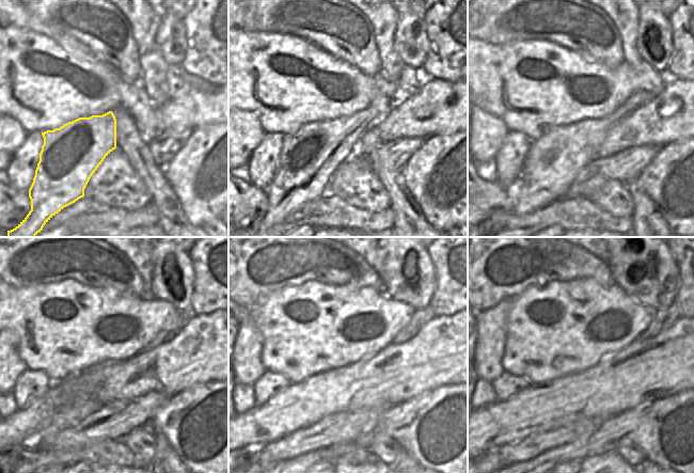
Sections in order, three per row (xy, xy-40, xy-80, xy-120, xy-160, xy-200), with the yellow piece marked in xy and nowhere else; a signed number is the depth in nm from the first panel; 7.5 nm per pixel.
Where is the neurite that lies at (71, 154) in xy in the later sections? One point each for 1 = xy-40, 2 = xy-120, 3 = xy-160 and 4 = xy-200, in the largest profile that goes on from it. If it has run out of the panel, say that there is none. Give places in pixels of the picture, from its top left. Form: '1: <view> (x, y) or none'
1: xy-40 (308, 160)
2: xy-120 (68, 414)
3: xy-160 (420, 318)
4: xy-200 (664, 318)

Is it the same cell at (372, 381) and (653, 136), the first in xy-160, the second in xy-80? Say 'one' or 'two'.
one

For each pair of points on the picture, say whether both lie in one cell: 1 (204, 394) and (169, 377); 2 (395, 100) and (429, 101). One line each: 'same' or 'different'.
1: different
2: different

